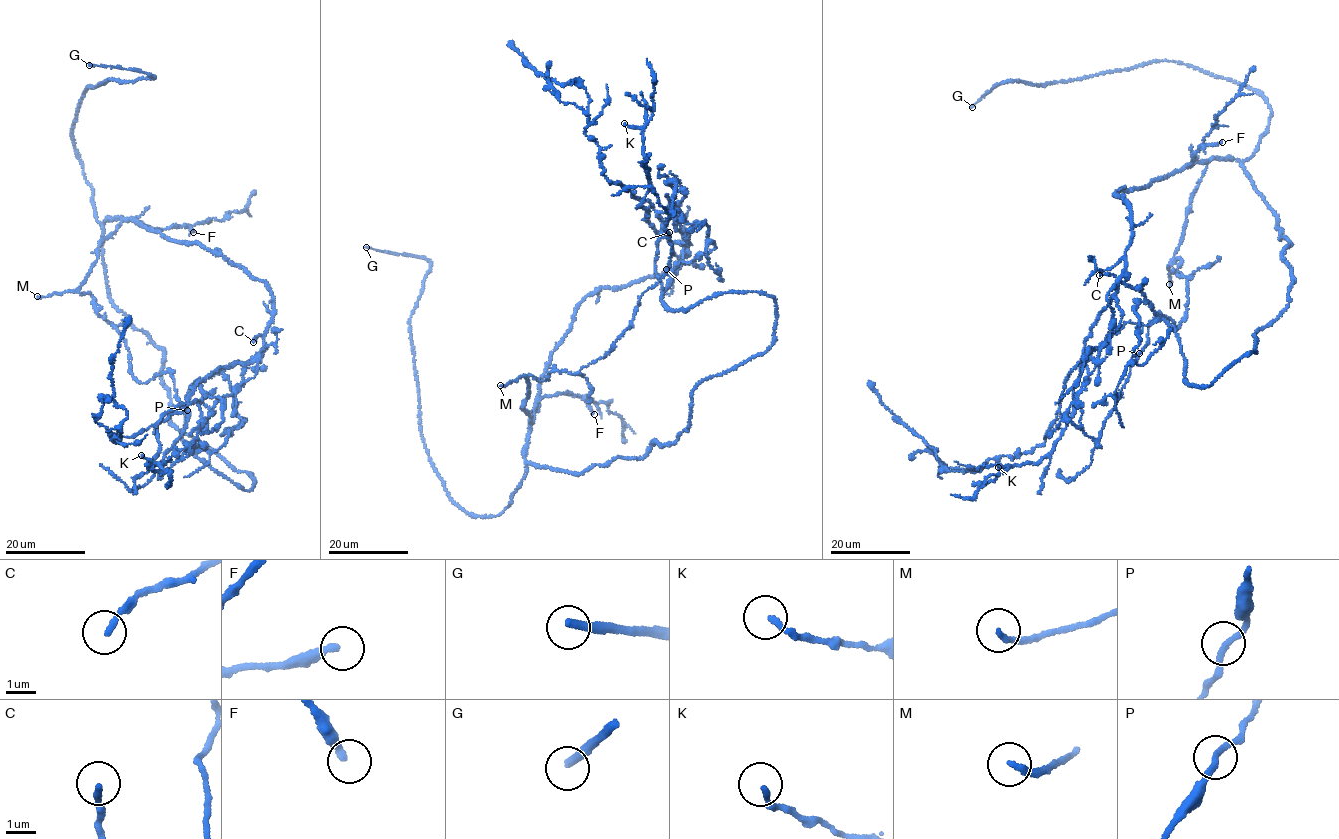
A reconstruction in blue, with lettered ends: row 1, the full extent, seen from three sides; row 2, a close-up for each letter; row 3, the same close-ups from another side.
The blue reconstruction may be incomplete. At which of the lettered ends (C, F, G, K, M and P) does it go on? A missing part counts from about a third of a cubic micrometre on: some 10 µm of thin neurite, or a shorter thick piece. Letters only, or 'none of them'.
F, G, M

